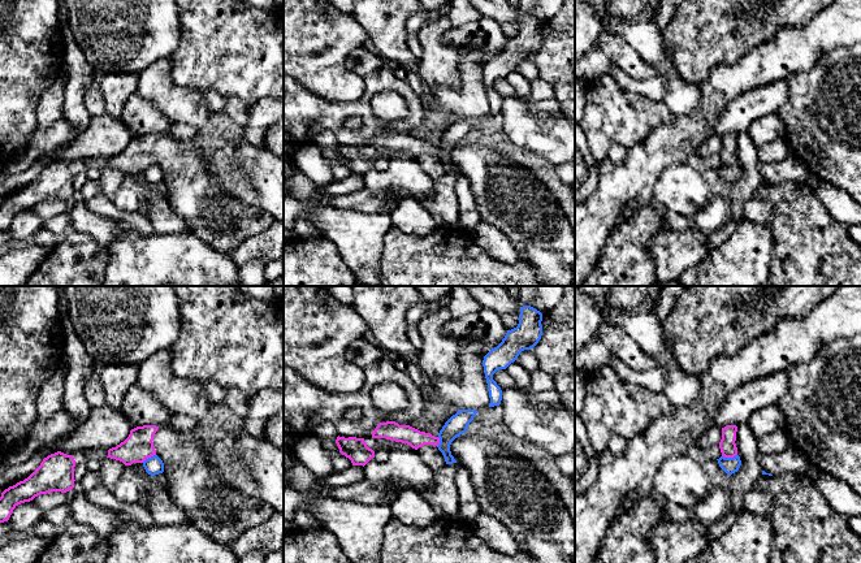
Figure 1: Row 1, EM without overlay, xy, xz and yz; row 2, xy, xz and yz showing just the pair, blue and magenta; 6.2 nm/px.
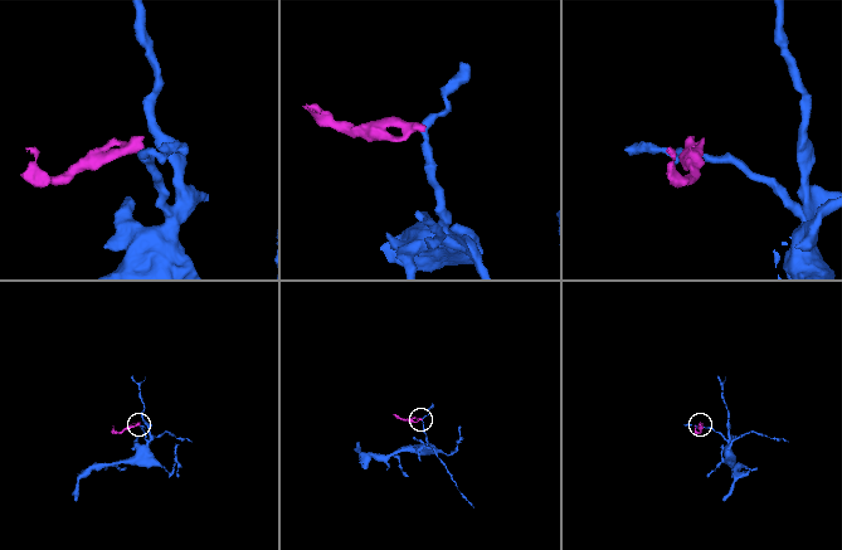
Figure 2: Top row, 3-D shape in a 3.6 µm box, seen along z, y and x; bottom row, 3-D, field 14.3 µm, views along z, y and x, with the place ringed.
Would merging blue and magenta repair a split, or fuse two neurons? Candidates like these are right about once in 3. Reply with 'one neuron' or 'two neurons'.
two neurons

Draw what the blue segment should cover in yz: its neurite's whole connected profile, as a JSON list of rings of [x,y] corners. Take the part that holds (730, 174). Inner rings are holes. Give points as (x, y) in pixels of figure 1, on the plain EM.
[[[736,164],[734,166],[724,166],[721,165],[719,168],[717,168],[719,172],[719,176],[727,182],[727,183],[732,183],[735,181],[739,179],[740,174],[741,174],[741,169],[740,165]]]

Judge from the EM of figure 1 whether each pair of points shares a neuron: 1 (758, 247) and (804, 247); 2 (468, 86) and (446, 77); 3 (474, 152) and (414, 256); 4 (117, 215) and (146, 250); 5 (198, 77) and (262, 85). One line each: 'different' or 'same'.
1: different
2: different
3: different
4: different
5: same

